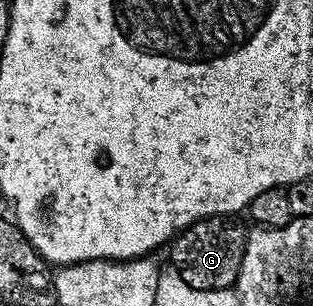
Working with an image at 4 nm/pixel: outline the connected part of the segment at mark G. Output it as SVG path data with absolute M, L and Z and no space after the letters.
M210 216L206 220L198 220L184 229L179 236L171 241L171 263L181 272L183 281L196 290L214 290L215 288L231 289L238 278L238 270L242 266L242 254L244 253L244 237L246 228L239 224L239 219L228 216Z

